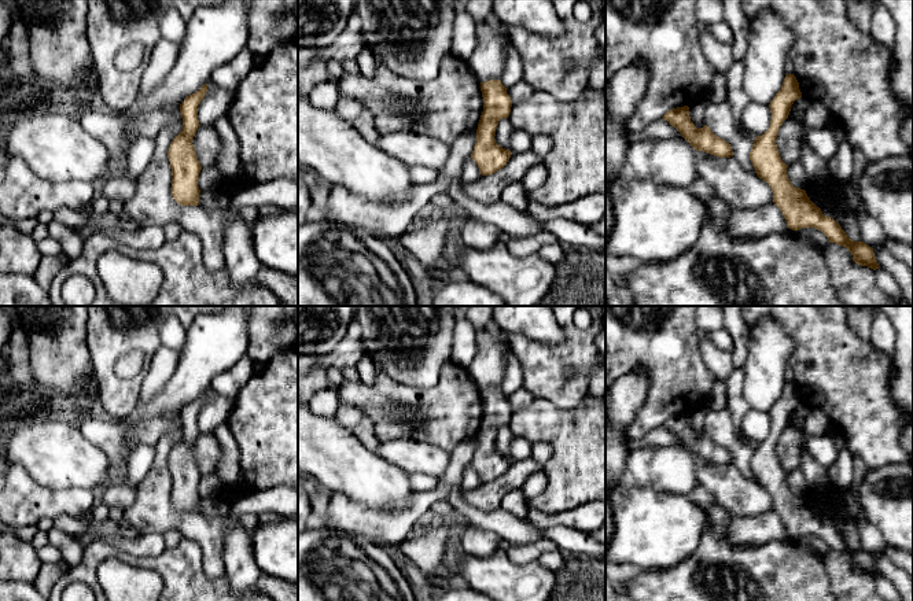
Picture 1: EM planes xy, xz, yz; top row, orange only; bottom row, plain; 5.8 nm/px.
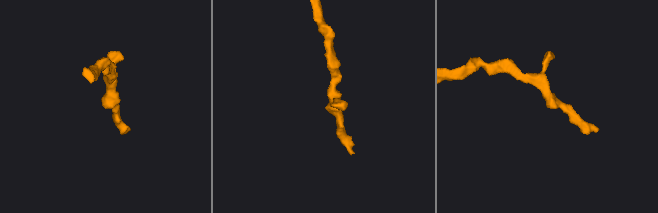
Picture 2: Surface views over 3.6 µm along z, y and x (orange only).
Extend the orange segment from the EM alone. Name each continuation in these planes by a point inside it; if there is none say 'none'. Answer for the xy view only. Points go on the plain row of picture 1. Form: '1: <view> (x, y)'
none

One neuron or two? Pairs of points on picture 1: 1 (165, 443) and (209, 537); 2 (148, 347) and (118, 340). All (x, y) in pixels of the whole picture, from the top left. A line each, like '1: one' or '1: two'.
1: one
2: one

